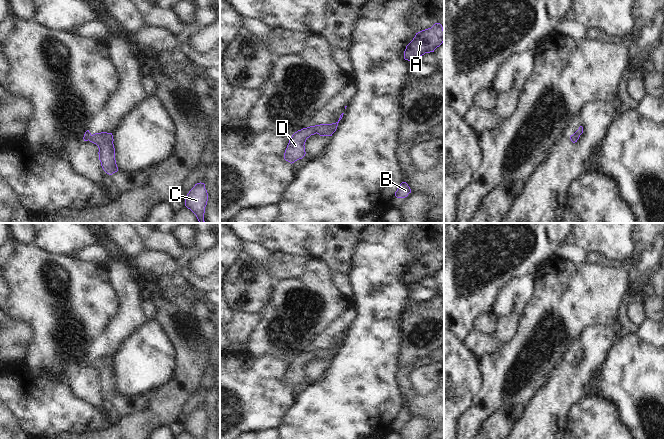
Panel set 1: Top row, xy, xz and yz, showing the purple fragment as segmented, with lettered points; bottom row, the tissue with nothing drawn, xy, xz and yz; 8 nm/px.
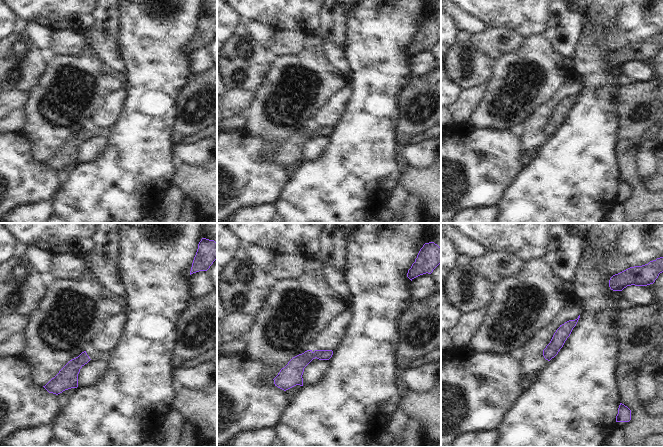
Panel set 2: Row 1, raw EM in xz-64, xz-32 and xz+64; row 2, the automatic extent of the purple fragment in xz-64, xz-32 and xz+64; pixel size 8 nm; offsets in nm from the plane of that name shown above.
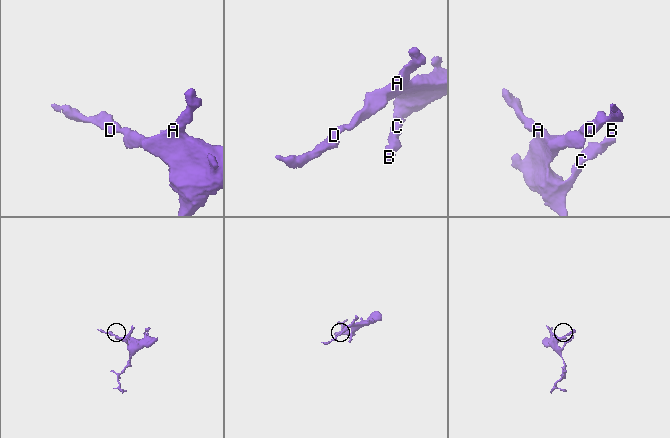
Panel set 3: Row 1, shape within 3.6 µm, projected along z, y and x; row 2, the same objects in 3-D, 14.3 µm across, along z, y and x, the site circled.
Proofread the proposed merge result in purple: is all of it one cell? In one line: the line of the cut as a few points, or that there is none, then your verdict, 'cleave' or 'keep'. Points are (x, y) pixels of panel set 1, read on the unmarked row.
no cut; keep

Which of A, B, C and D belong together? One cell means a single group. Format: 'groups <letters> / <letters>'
groups A B C D

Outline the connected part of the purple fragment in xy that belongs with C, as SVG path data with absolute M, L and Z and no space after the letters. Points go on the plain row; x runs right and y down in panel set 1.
M197 407L189 415L185 423L185 430L195 439L204 439L208 425L208 417L204 407Z

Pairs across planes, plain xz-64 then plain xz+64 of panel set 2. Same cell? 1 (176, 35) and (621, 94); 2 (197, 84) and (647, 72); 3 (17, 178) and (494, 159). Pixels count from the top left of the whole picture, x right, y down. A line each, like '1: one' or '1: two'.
1: two
2: two
3: one

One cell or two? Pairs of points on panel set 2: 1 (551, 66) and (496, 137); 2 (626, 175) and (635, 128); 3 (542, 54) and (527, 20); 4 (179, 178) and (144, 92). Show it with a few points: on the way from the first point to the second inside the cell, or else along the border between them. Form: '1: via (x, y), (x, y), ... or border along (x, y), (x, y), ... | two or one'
1: border along (479, 127), (487, 129), (515, 129), (517, 131) | two
2: via (627, 163), (627, 145), (629, 140) | one
3: border along (541, 33), (525, 37) | two
4: border along (174, 157), (174, 173), (171, 184) | two

